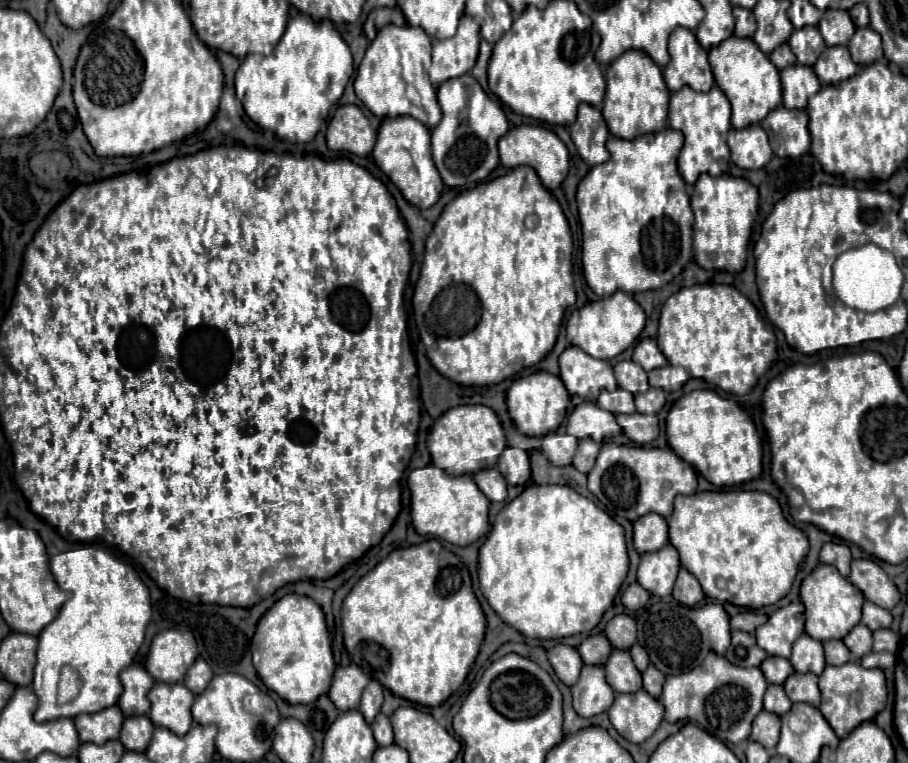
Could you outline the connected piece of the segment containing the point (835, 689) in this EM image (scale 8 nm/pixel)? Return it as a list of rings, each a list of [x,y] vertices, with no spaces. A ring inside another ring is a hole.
[[[850,660],[838,668],[826,666],[820,676],[820,692],[822,692],[820,712],[828,720],[838,738],[846,738],[858,724],[874,720],[874,716],[882,712],[886,706],[884,672],[878,668],[866,670],[860,666],[858,660]]]

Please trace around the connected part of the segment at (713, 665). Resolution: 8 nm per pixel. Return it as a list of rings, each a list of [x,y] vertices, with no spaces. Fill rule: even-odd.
[[[710,652],[710,656],[706,656],[706,660],[698,668],[686,672],[686,674],[668,676],[660,702],[664,706],[664,718],[668,722],[676,724],[680,720],[692,720],[700,728],[704,728],[708,734],[712,734],[714,738],[738,744],[750,736],[750,724],[756,718],[756,714],[762,710],[762,698],[764,698],[766,688],[768,688],[768,684],[766,684],[766,678],[762,676],[760,668],[738,668],[738,666],[730,664],[724,656],[714,656],[714,652]]]

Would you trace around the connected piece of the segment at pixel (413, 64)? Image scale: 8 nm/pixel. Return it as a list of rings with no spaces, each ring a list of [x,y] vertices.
[[[394,24],[384,26],[382,30],[378,30],[378,36],[368,46],[358,66],[358,76],[354,80],[356,96],[378,118],[414,116],[416,120],[426,124],[426,128],[434,128],[442,118],[442,110],[438,108],[436,90],[428,78],[430,48],[432,42],[426,32],[422,32],[422,28]]]

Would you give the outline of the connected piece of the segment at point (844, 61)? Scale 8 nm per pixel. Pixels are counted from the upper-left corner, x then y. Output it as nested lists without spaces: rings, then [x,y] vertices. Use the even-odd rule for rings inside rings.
[[[846,46],[826,48],[814,64],[814,74],[818,76],[818,80],[822,80],[824,86],[838,84],[842,80],[852,78],[856,70],[858,66],[850,60],[850,52]]]

